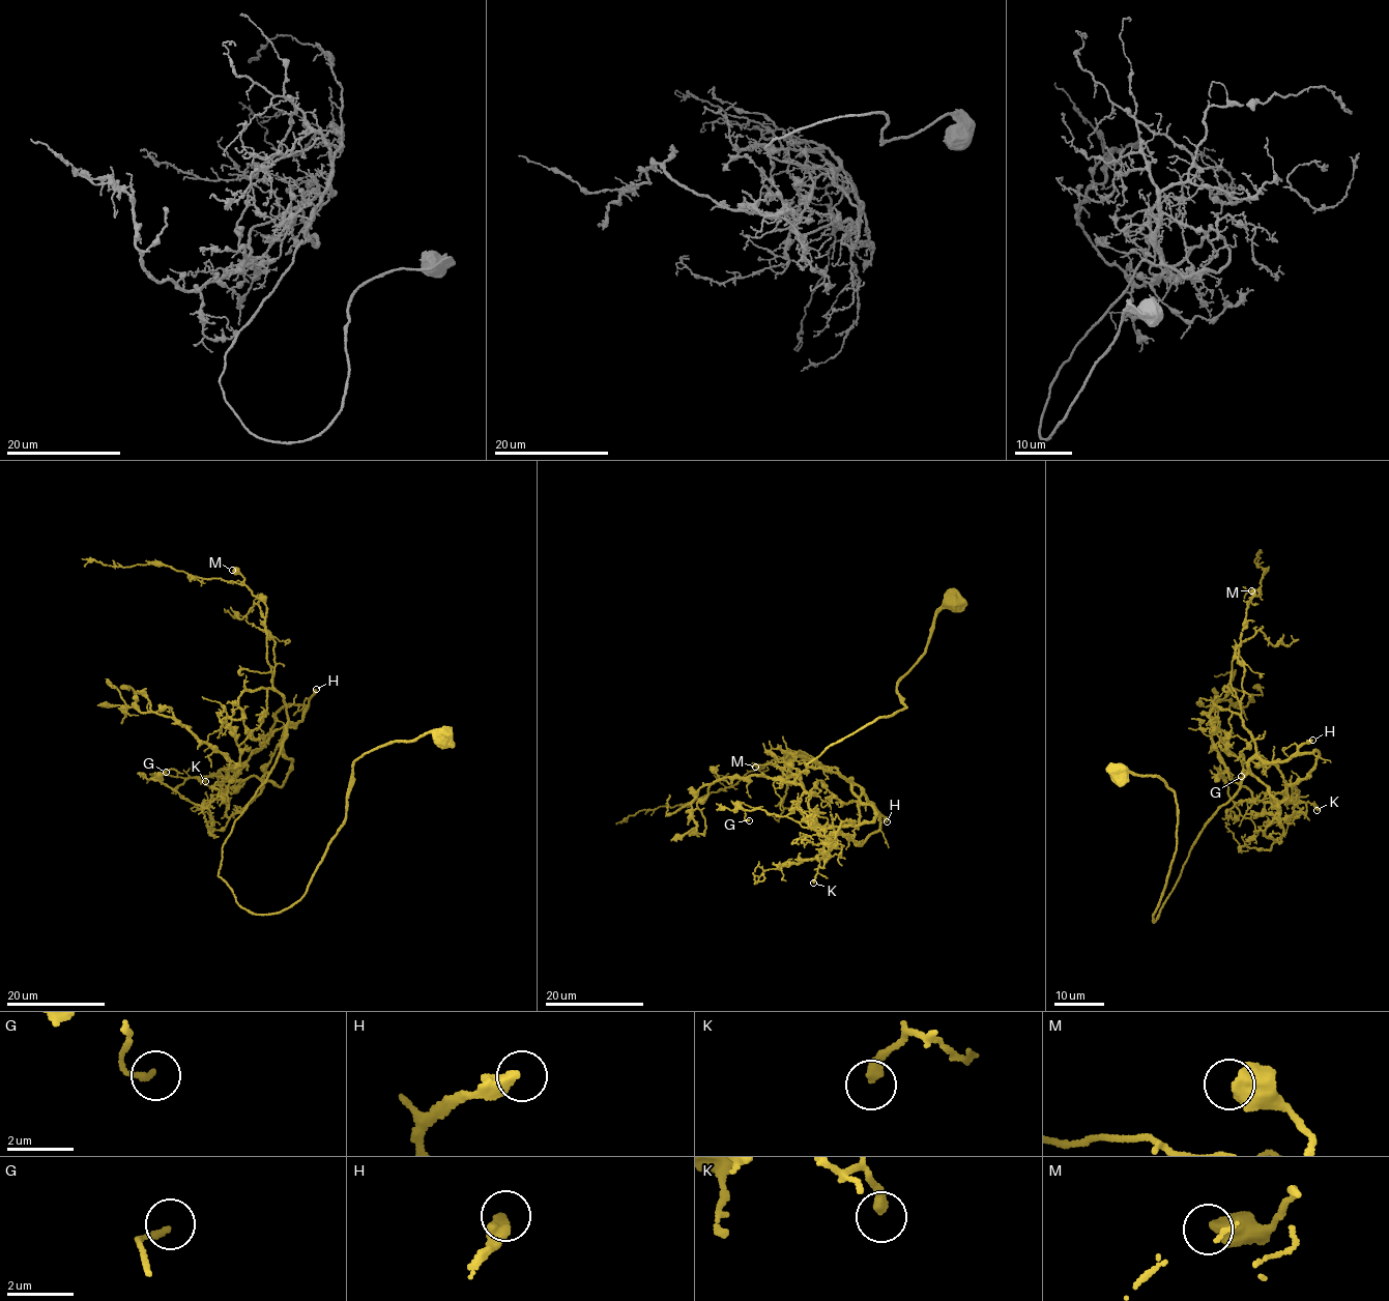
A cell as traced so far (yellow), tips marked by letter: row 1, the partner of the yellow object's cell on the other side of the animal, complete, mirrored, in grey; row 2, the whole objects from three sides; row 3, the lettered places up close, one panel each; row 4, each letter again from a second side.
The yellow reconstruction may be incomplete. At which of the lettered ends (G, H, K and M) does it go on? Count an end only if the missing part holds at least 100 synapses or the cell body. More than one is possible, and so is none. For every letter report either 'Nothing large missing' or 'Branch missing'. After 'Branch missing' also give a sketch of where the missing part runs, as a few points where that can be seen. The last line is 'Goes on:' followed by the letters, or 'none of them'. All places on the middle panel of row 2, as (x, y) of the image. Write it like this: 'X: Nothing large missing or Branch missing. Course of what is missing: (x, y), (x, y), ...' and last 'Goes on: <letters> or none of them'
G: Nothing large missing
H: Branch missing. Course of what is missing: (887, 821), (859, 828), (820, 870), (817, 889), (798, 891), (797, 894), (810, 897), (827, 913), (836, 912)
K: Nothing large missing
M: Nothing large missing
Goes on: H

